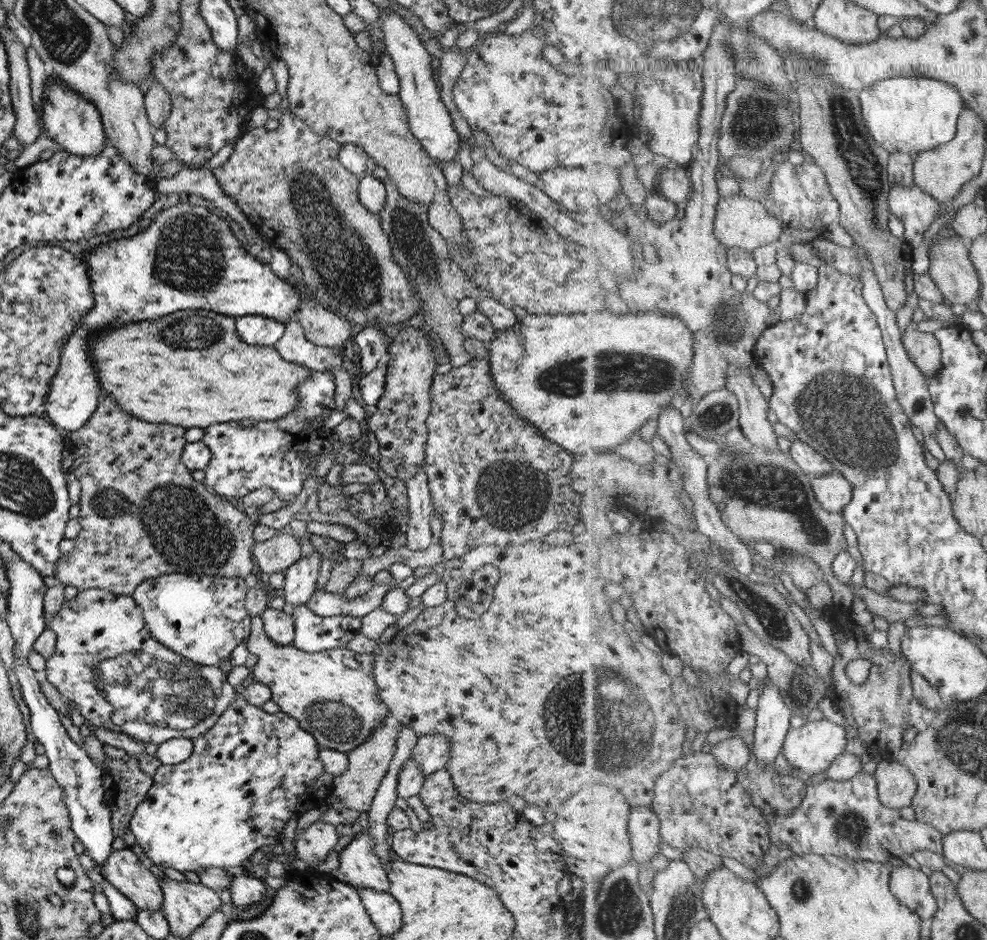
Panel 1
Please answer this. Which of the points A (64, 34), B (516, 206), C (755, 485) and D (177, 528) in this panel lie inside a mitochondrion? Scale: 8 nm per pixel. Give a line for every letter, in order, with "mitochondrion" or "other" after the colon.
A: mitochondrion
B: other
C: mitochondrion
D: mitochondrion

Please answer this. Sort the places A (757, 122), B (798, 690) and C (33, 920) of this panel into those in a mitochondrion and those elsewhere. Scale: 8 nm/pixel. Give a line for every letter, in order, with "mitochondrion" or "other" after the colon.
A: mitochondrion
B: mitochondrion
C: mitochondrion

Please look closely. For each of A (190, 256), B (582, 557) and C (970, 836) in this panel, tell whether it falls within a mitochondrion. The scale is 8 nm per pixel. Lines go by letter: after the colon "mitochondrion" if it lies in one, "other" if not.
A: mitochondrion
B: other
C: other

